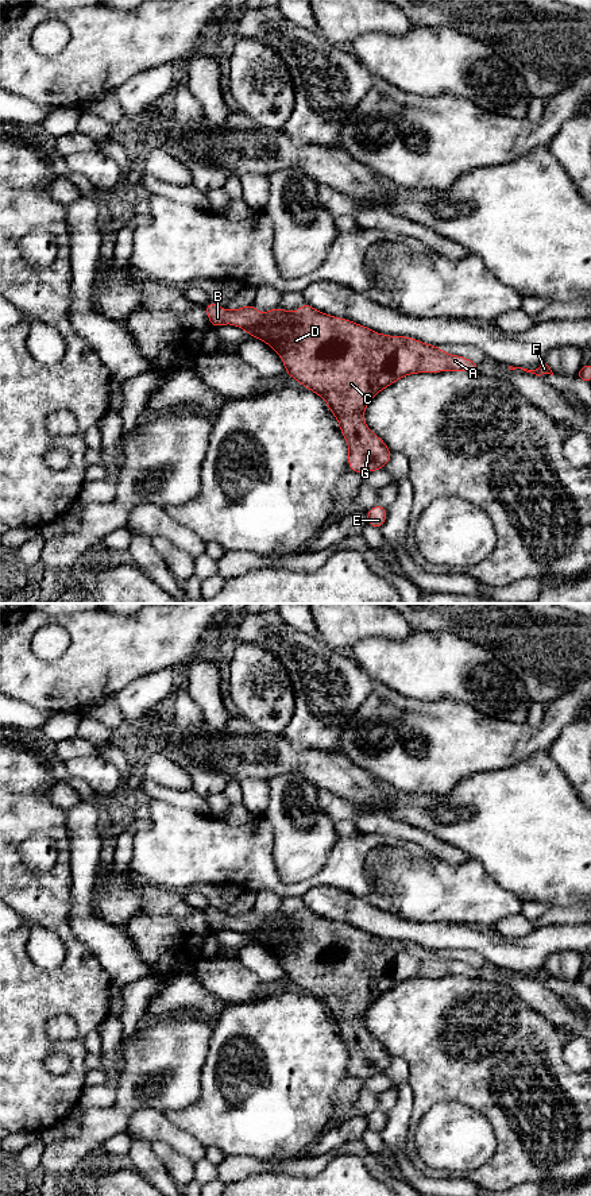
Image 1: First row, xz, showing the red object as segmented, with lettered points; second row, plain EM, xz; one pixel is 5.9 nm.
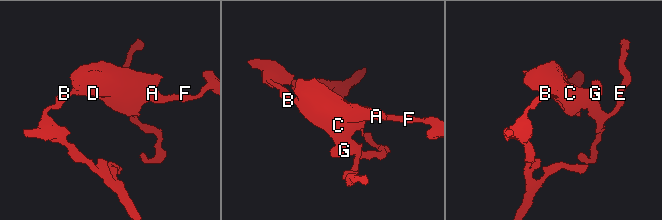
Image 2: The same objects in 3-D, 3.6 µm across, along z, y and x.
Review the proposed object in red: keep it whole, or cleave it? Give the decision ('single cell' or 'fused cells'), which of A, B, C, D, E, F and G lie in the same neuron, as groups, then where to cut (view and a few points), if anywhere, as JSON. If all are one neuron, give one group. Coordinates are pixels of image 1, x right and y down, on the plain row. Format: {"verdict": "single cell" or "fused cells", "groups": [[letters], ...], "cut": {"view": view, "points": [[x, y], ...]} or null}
{"verdict": "single cell", "groups": [["A", "B", "C", "D", "E", "F", "G"]], "cut": null}

